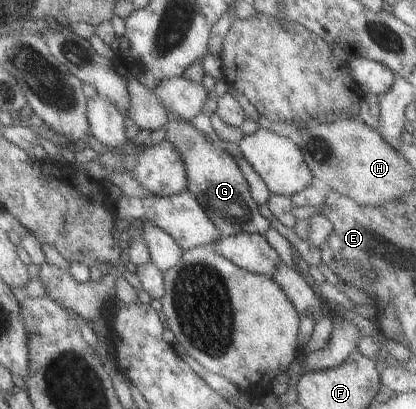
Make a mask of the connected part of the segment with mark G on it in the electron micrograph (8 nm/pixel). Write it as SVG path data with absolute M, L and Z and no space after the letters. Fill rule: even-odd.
M170 118L164 126L164 140L176 148L184 170L186 170L186 192L192 194L204 215L219 231L219 236L230 236L240 232L263 234L270 227L270 222L259 212L254 200L250 197L248 186L236 160L224 150L218 149L202 132L196 130L190 121L178 122Z

